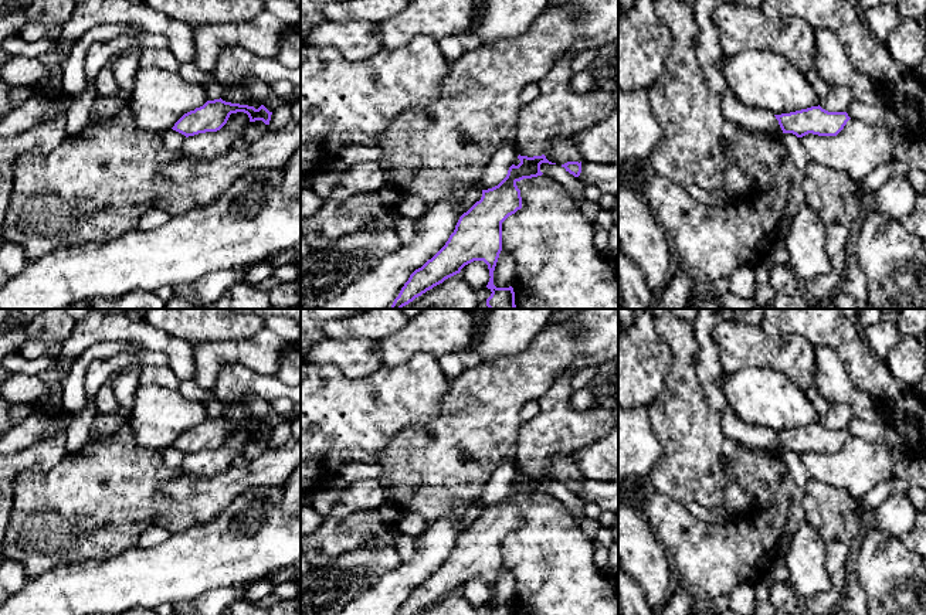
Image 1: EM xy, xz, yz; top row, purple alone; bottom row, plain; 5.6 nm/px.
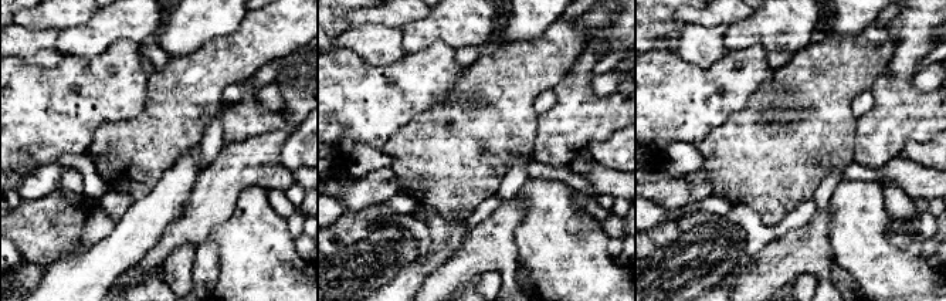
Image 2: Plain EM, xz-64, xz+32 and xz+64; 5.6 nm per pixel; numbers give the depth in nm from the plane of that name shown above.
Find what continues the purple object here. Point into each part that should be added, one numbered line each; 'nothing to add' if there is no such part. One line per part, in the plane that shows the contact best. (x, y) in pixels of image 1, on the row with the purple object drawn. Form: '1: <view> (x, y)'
1: xz (560, 150)

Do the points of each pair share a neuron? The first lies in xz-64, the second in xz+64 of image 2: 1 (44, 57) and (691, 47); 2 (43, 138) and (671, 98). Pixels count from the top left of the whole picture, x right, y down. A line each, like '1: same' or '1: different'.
1: same
2: same

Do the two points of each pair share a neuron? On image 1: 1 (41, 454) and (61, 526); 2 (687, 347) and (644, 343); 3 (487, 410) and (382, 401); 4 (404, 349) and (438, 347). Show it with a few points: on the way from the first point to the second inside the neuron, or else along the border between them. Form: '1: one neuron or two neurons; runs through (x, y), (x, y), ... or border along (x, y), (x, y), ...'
1: two neurons; border along (67, 454), (50, 468), (24, 469), (14, 481)
2: two neurons; border along (654, 323), (672, 354), (667, 379)
3: two neurons; border along (450, 381), (440, 403), (440, 414), (413, 427)
4: one neuron; runs through (413, 345), (430, 345)

